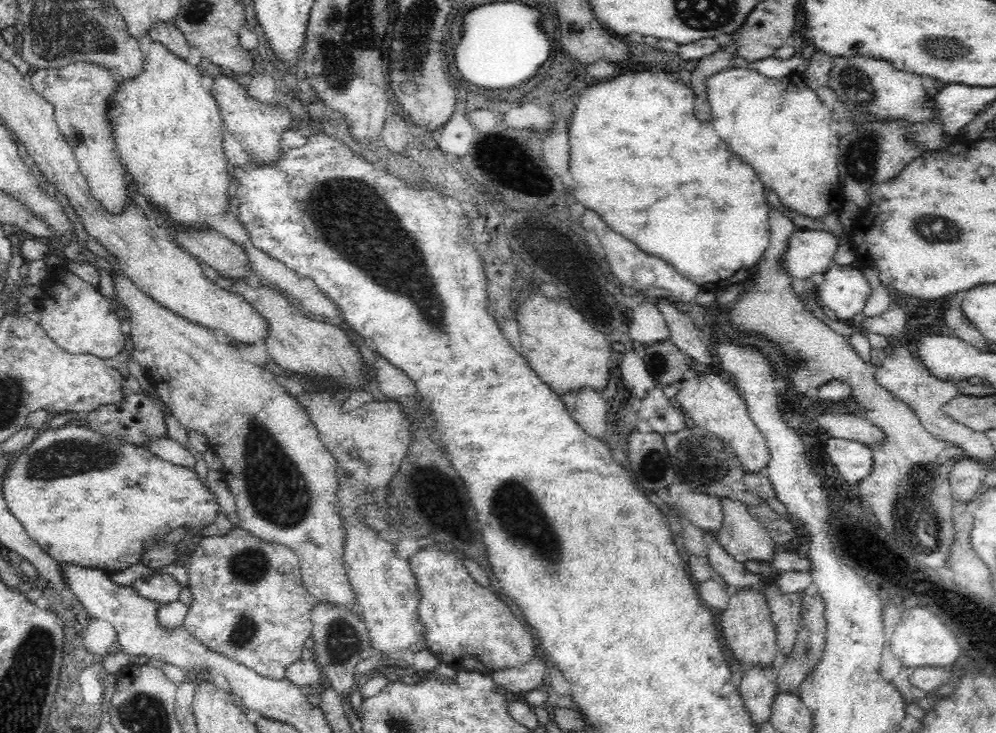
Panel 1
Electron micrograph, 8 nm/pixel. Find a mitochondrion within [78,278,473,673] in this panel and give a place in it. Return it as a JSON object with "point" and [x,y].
{"point":[276,489]}

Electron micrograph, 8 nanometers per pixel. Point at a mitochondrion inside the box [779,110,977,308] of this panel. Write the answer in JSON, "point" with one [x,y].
{"point":[860,160]}

